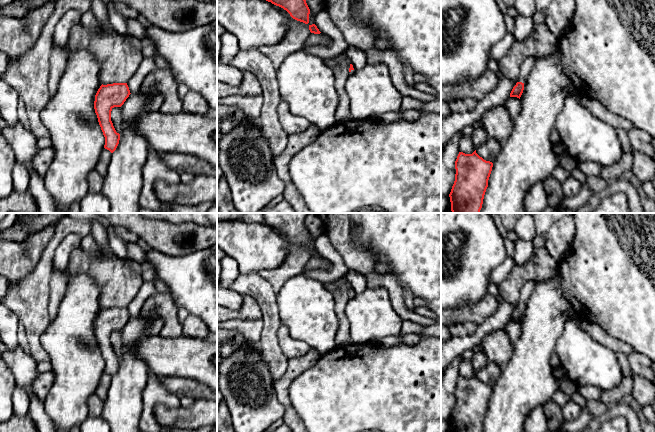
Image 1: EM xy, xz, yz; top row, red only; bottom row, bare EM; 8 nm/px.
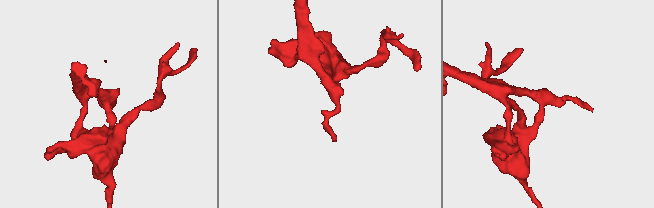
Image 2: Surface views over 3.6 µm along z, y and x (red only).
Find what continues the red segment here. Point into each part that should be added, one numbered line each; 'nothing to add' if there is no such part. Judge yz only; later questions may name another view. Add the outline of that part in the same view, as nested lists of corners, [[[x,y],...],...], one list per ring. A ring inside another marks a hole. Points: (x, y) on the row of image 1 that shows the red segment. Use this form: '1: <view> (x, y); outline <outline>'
1: yz (527, 65); outline [[[528,57],[520,68],[520,82],[524,83],[535,63],[534,57]]]

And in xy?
nothing to add

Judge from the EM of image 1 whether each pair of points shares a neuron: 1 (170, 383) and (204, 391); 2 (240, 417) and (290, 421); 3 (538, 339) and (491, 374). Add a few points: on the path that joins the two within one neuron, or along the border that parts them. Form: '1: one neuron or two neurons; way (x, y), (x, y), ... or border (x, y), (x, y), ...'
1: one neuron; way (178, 386), (196, 390)
2: two neurons; border (275, 395), (284, 409), (282, 418)
3: two neurons; border (501, 368), (499, 379), (492, 386)

